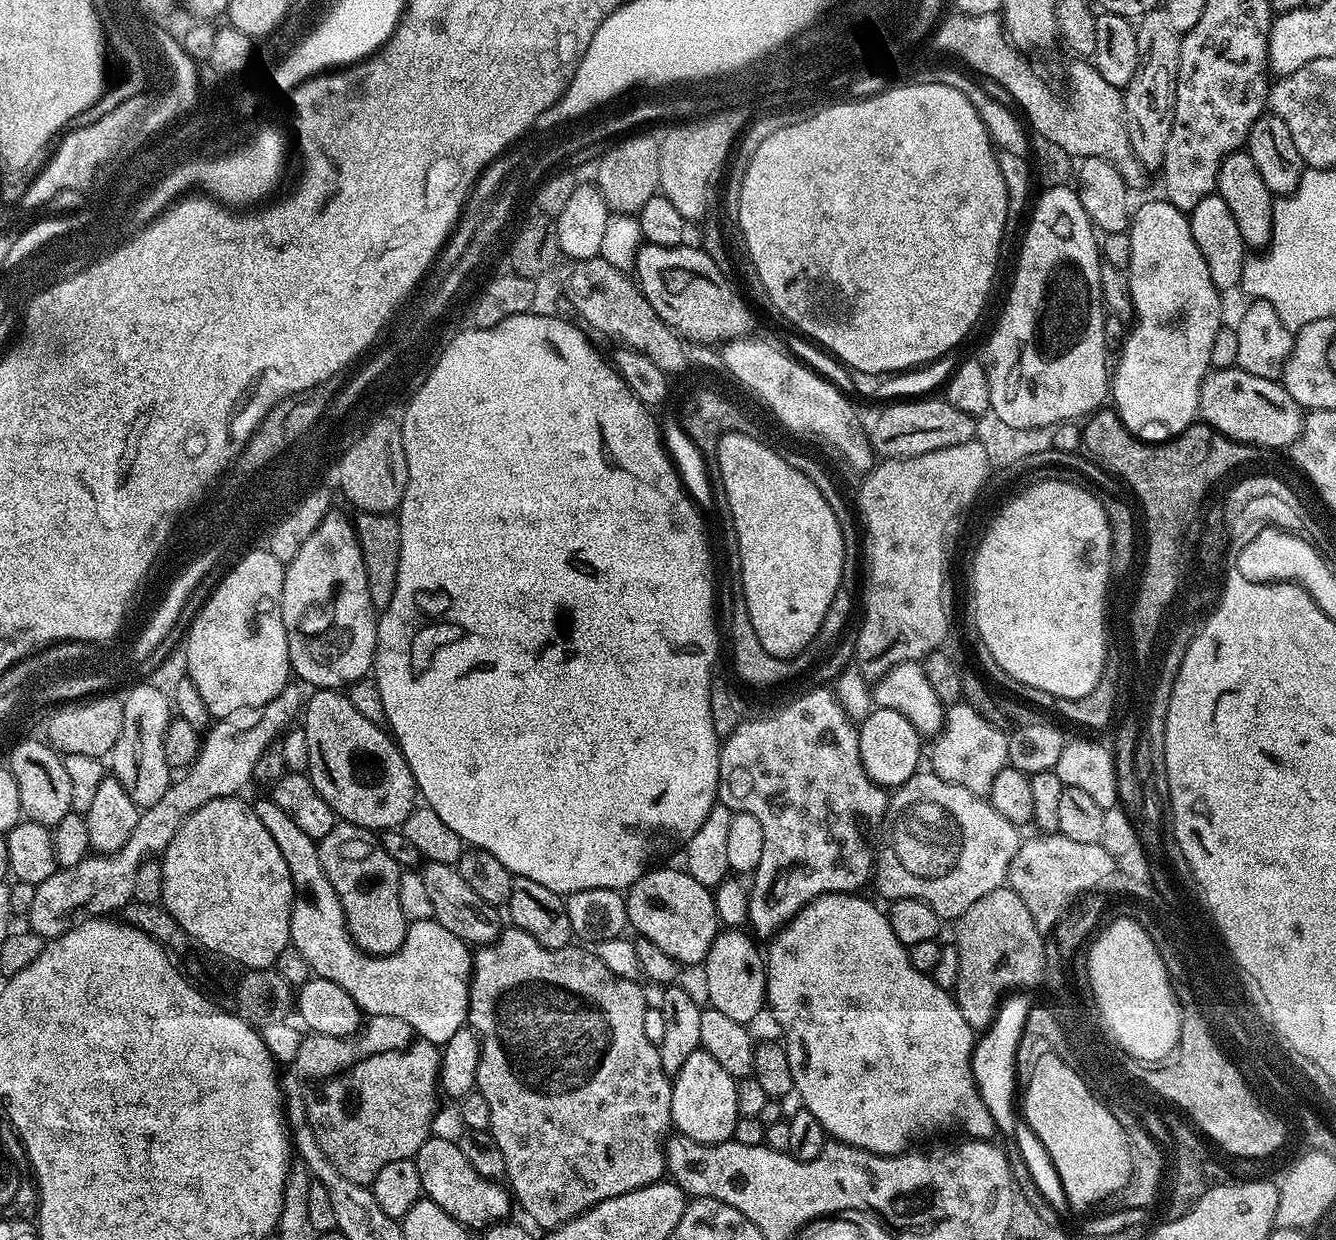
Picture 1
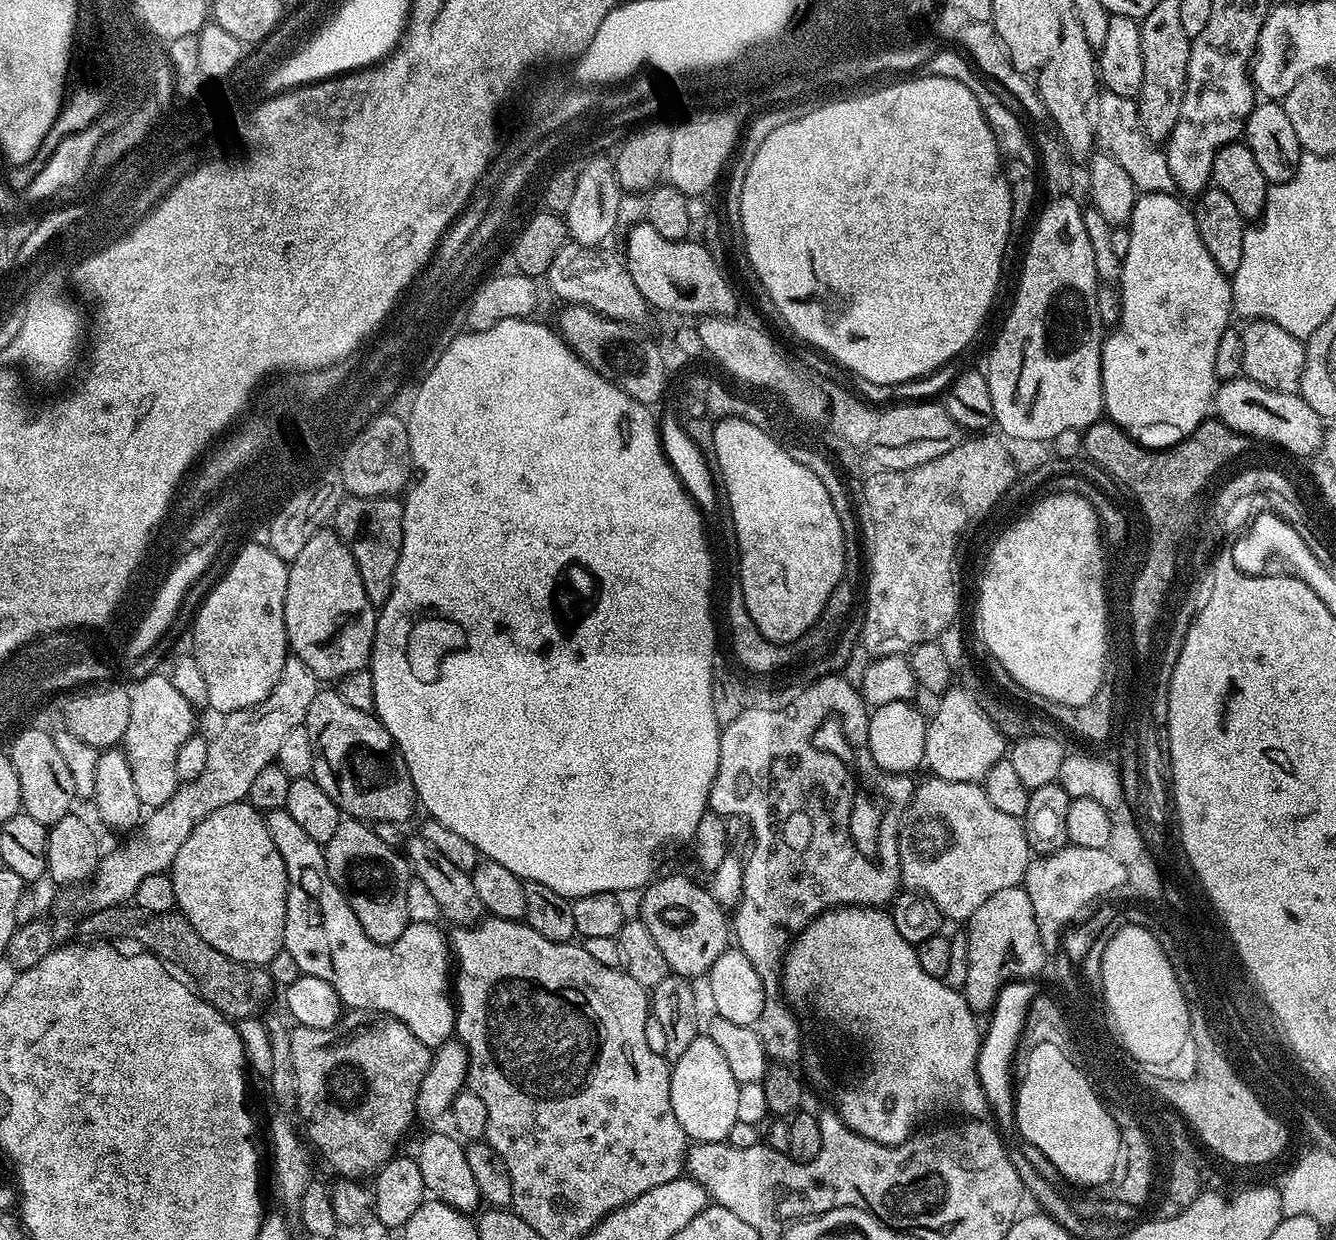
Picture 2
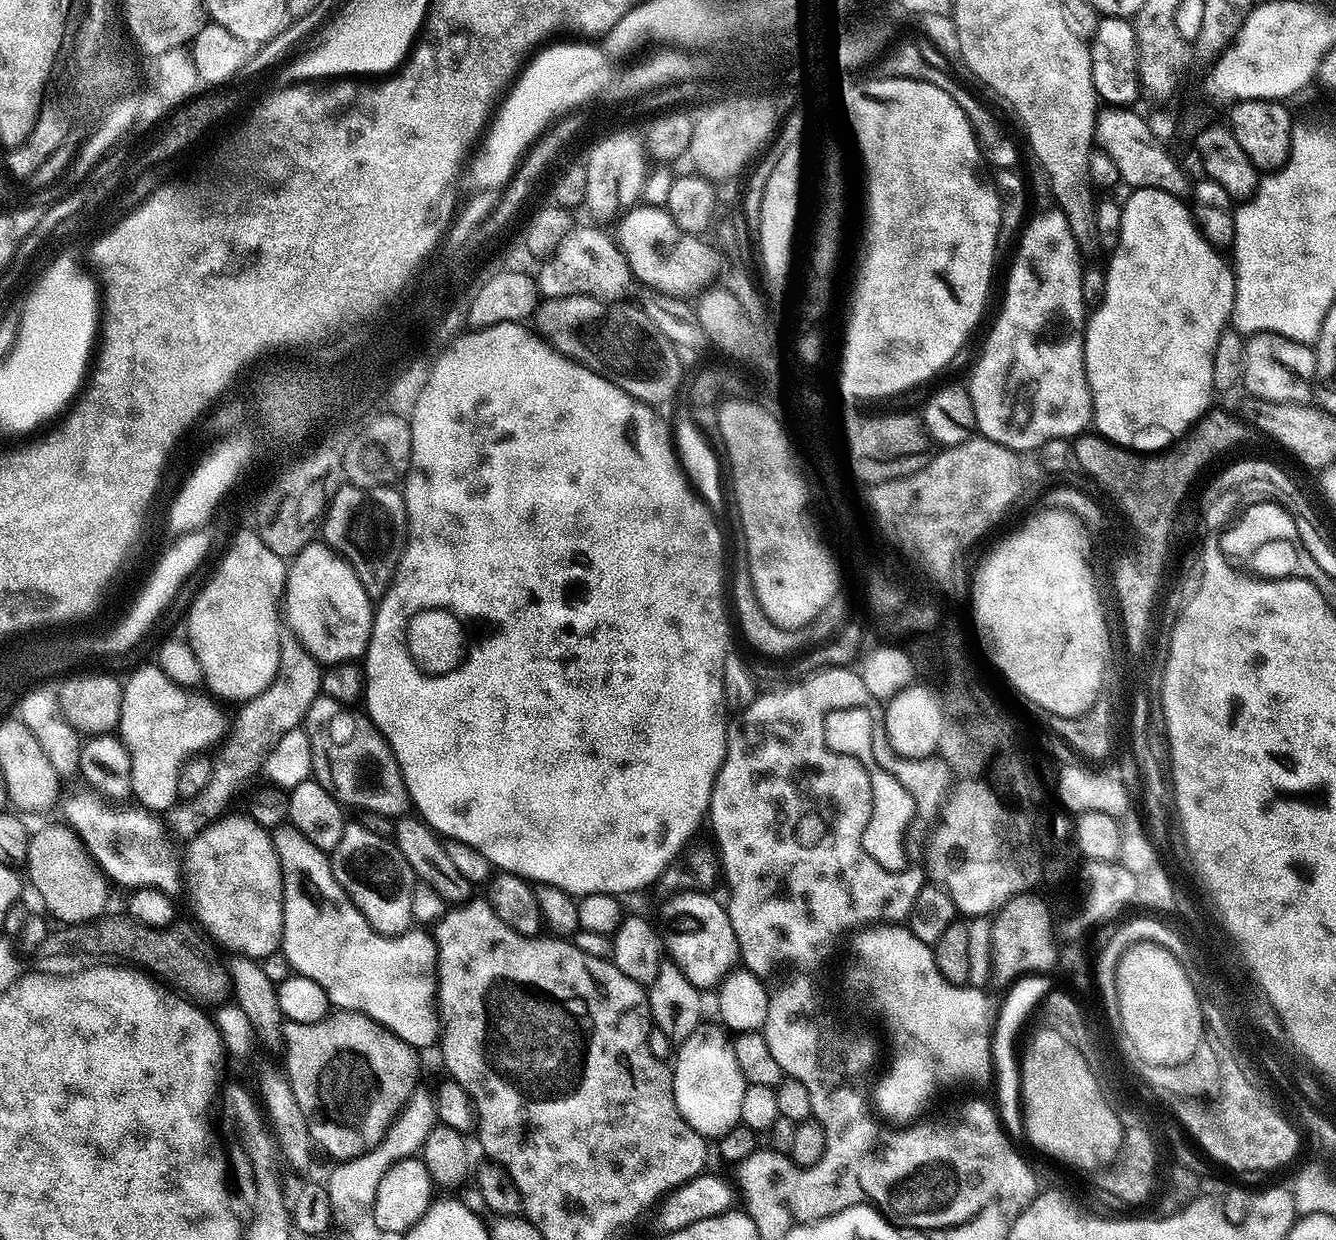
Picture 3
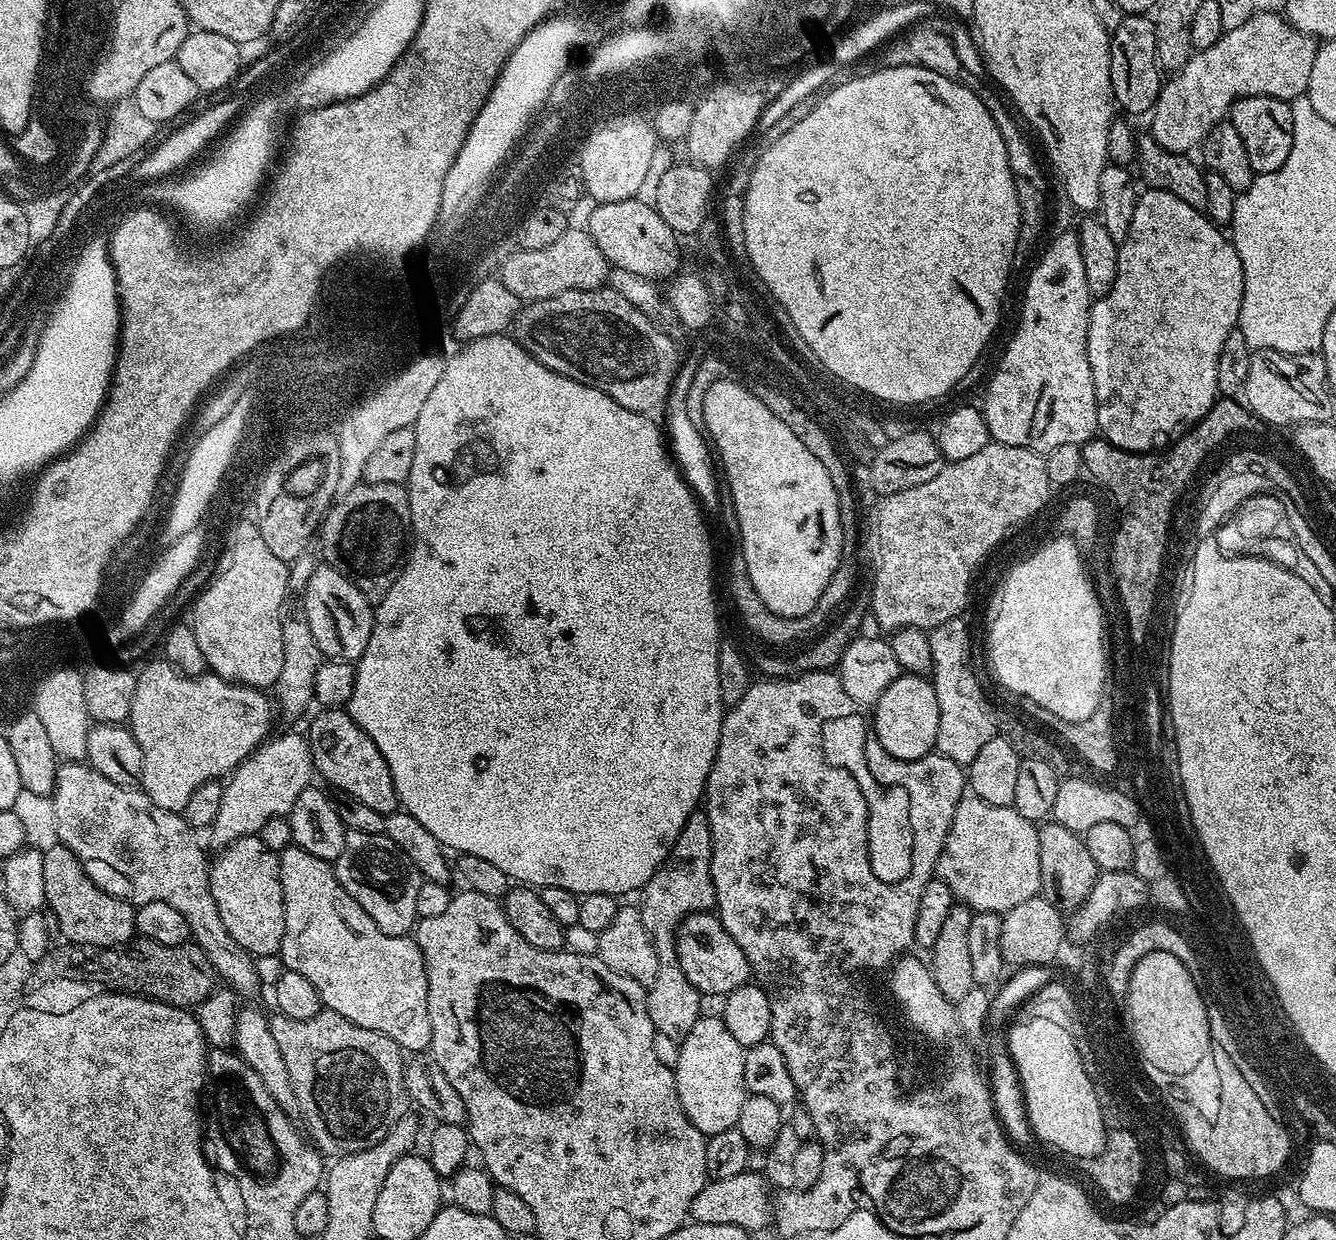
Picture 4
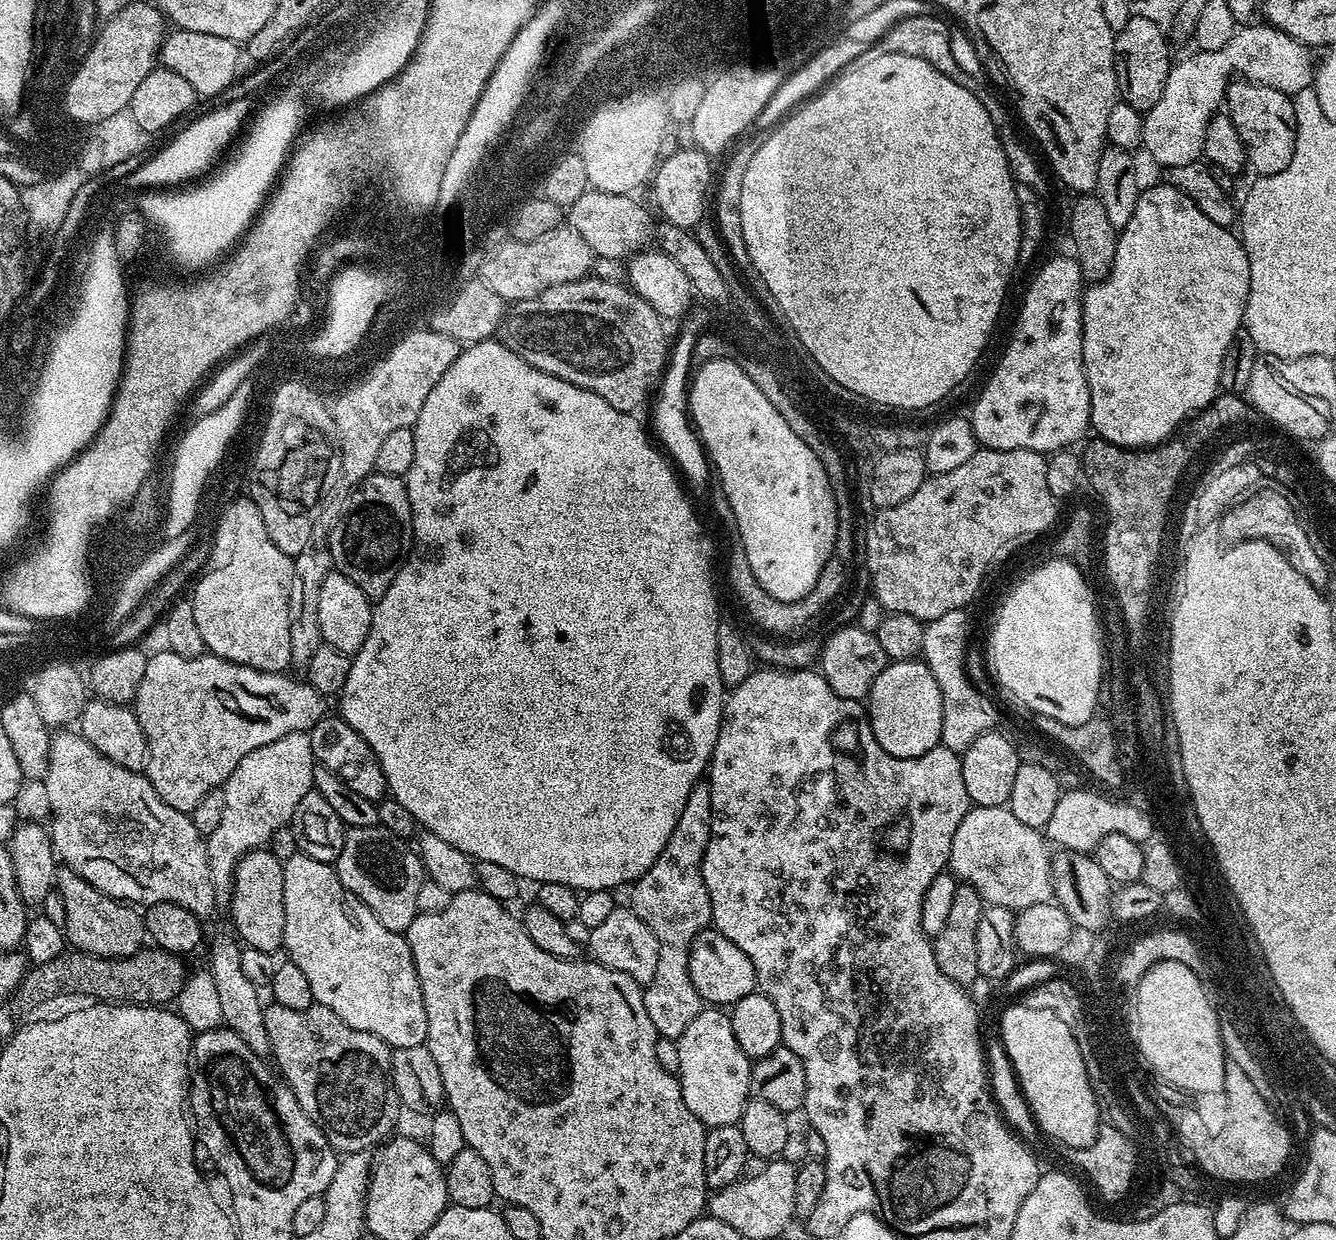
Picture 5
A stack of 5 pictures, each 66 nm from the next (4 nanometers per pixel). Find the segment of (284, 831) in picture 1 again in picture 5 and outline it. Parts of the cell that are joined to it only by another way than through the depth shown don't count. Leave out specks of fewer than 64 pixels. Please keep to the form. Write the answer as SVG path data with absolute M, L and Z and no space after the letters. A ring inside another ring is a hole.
M297 854L283 861L283 866L284 943L282 948L283 951L288 951L287 959L291 964L298 966L298 970L302 970L302 974L306 974L306 982L310 982L313 1001L322 1006L326 1006L330 1010L334 1010L334 1014L338 1014L338 1018L342 1018L342 1022L346 1022L346 1026L354 1026L354 1030L362 1030L366 1034L374 1034L378 1038L382 1038L388 1043L389 1048L393 1050L405 1048L406 1046L424 1044L428 1038L426 1006L422 998L422 990L418 982L414 958L412 957L412 951L410 950L407 939L399 932L386 930L386 926L382 926L382 922L378 922L376 915L374 915L357 896L350 894L350 890L346 890L346 886L342 886L342 882L336 876L336 870L333 865L327 864L326 862L318 862L318 858L310 858L303 854Z

